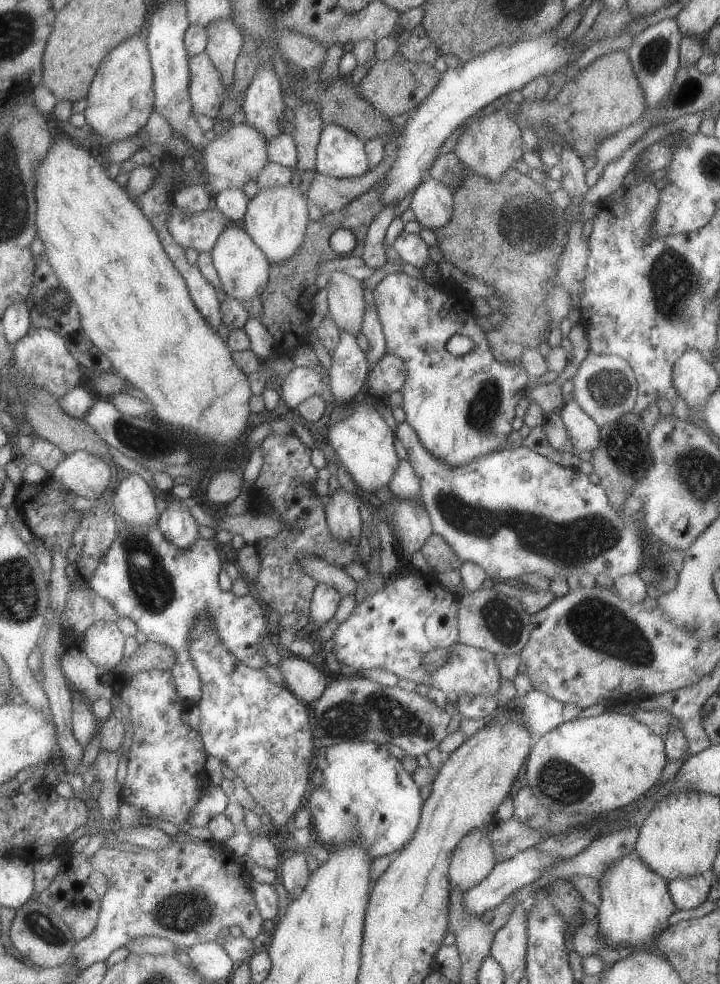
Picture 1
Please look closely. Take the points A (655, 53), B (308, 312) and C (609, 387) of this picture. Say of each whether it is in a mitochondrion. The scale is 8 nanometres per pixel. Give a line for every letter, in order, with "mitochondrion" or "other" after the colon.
A: mitochondrion
B: other
C: mitochondrion

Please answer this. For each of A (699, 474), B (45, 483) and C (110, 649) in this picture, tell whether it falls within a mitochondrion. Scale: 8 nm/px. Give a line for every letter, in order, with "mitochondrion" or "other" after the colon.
A: mitochondrion
B: other
C: other

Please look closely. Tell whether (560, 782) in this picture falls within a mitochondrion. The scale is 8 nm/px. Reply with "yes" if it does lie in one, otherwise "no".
yes

